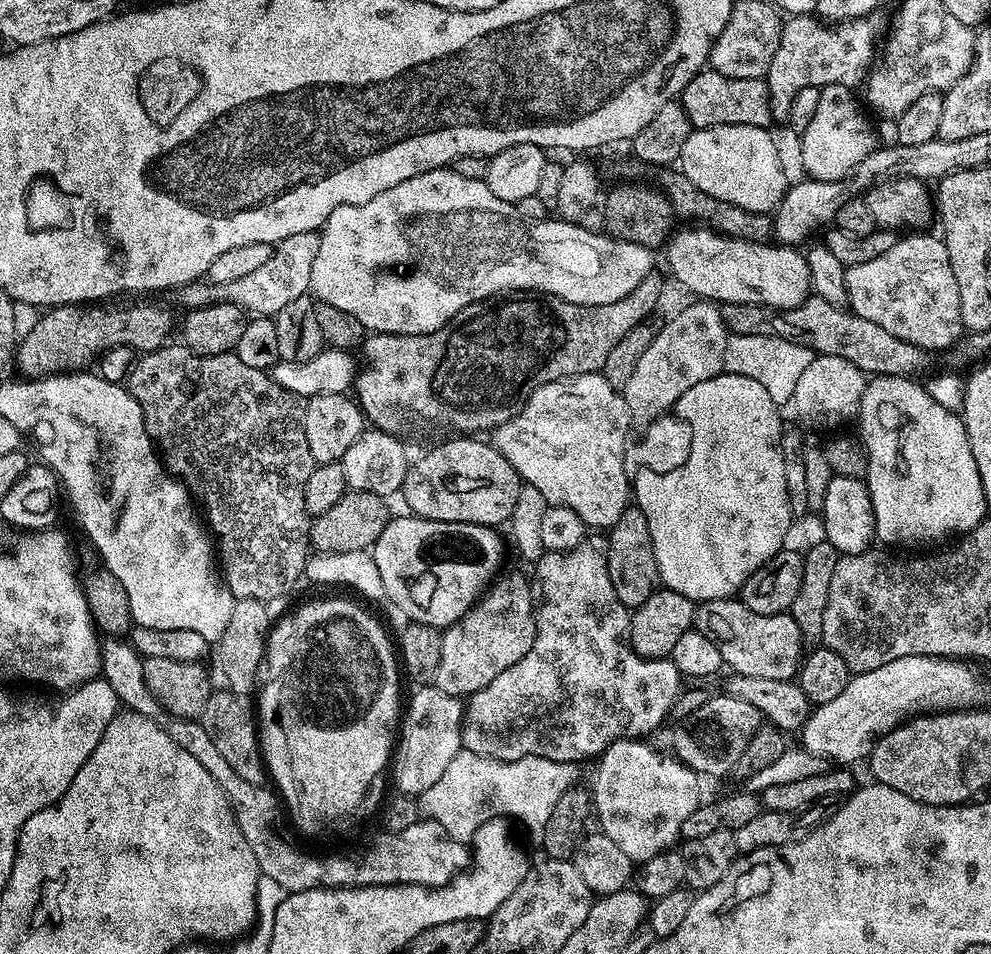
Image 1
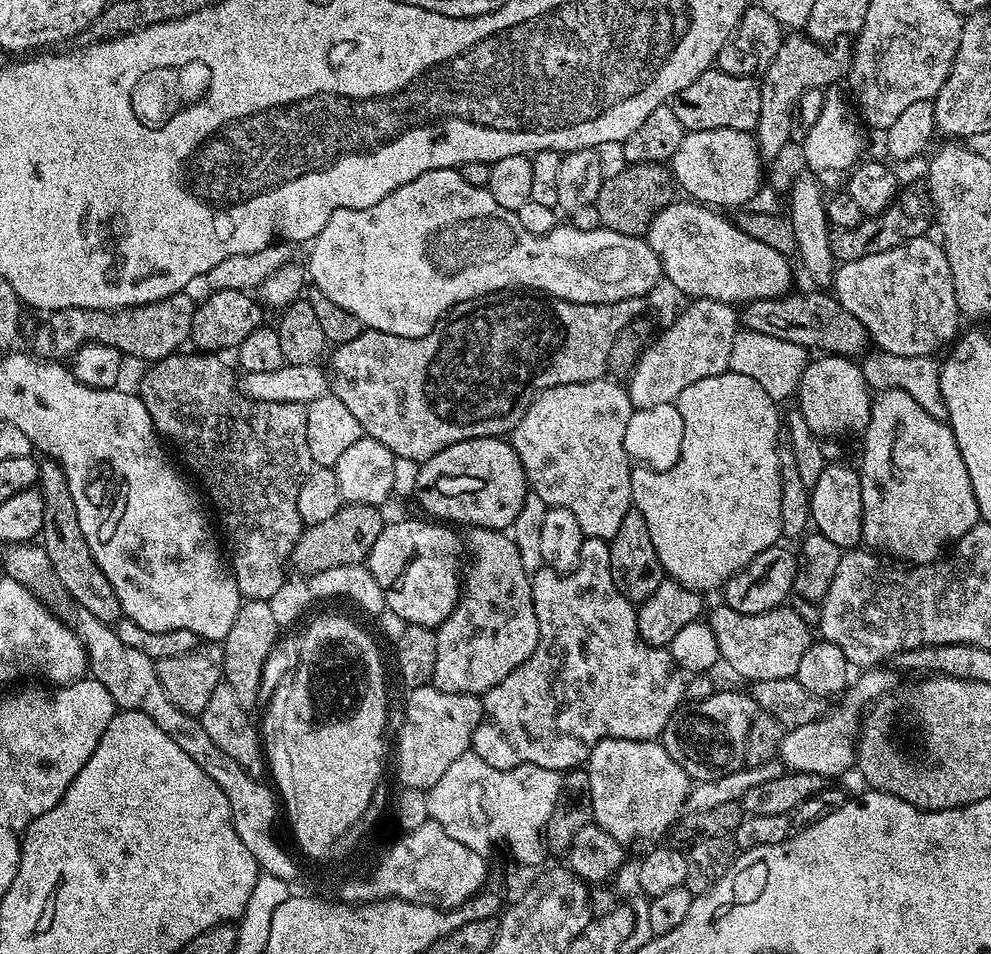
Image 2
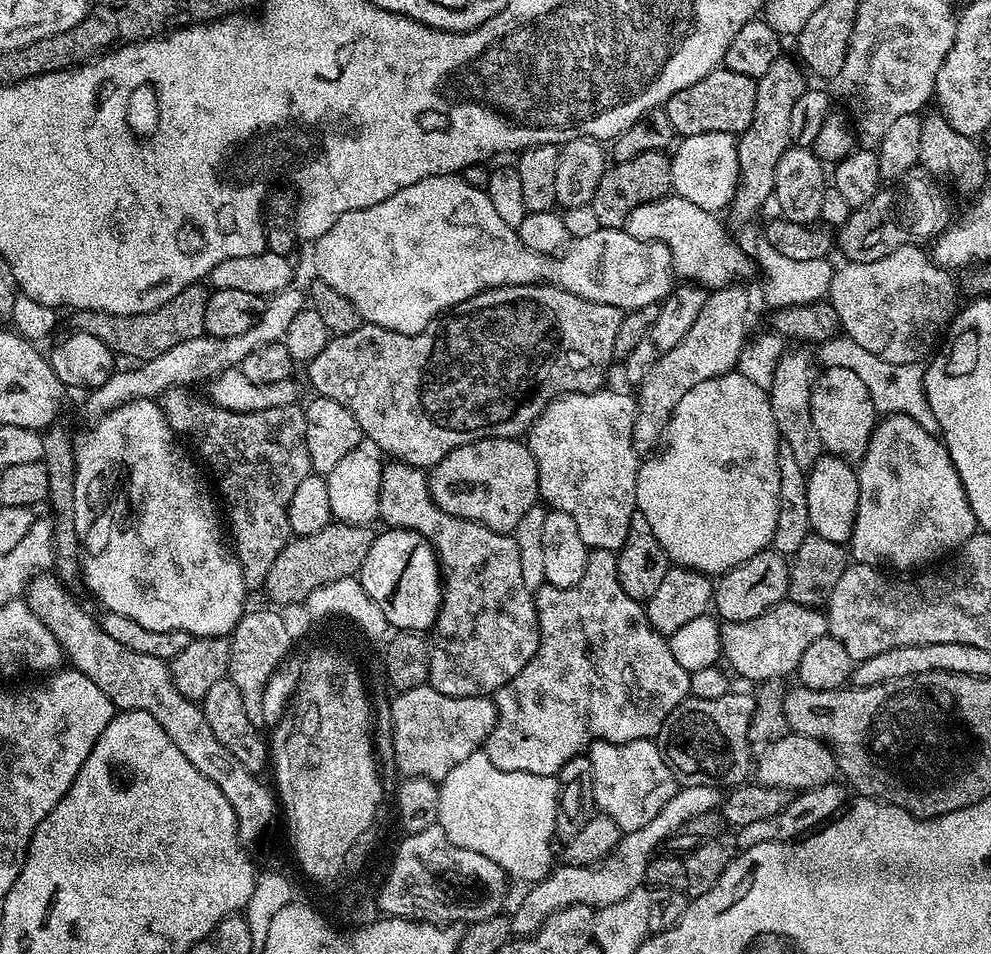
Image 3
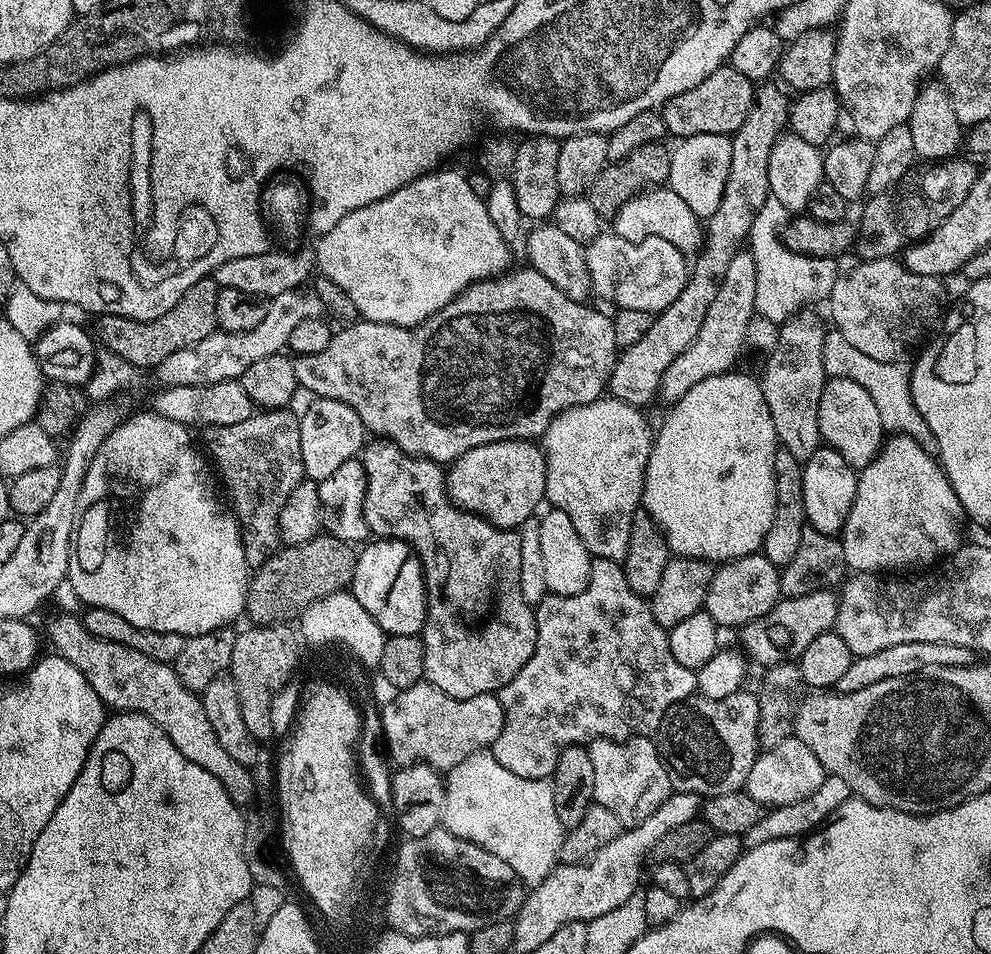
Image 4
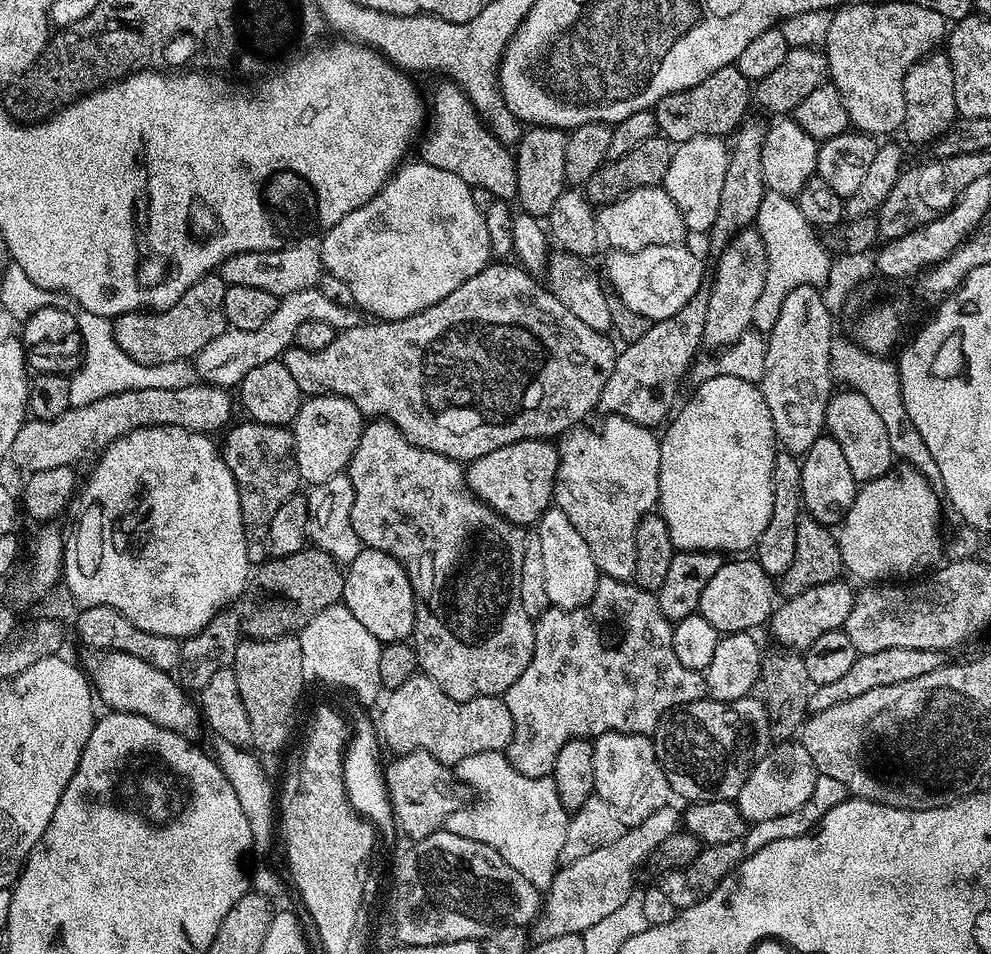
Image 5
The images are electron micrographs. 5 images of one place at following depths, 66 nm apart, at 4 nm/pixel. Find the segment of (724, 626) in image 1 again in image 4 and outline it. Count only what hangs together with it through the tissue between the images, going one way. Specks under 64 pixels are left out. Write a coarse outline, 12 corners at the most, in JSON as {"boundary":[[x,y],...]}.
{"boundary":[[832,590],[782,598],[739,629],[753,665],[799,661],[835,629]]}

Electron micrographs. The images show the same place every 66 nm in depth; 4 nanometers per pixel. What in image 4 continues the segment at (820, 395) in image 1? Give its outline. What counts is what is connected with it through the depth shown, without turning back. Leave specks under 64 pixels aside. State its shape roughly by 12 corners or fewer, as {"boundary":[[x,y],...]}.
{"boundary":[[850,378],[825,379],[818,430],[857,470],[886,439],[873,399]]}

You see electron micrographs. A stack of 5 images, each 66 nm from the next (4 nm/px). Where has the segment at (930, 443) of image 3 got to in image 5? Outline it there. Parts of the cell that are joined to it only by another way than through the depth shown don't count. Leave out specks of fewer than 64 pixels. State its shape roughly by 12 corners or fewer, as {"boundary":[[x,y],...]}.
{"boundary":[[908,463],[861,483],[844,572],[904,582],[942,556],[941,493]]}

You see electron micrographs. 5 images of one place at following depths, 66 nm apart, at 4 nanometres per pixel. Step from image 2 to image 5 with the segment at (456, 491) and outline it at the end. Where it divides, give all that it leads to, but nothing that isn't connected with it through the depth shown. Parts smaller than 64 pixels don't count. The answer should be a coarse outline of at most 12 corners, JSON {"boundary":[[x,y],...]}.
{"boundary":[[514,442],[471,461],[468,487],[532,526],[553,503],[560,449]]}

